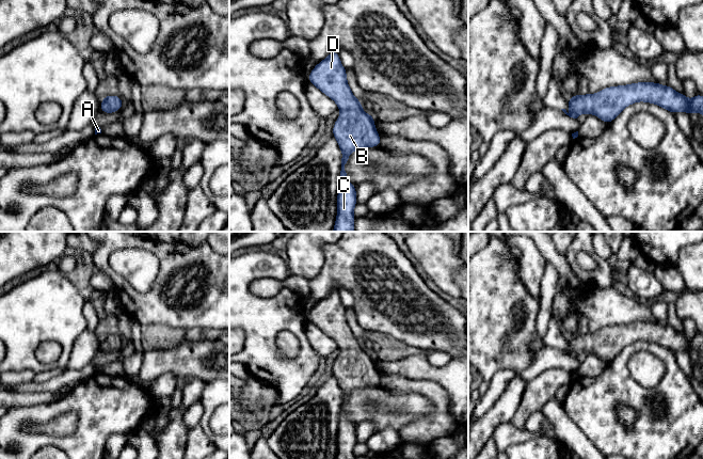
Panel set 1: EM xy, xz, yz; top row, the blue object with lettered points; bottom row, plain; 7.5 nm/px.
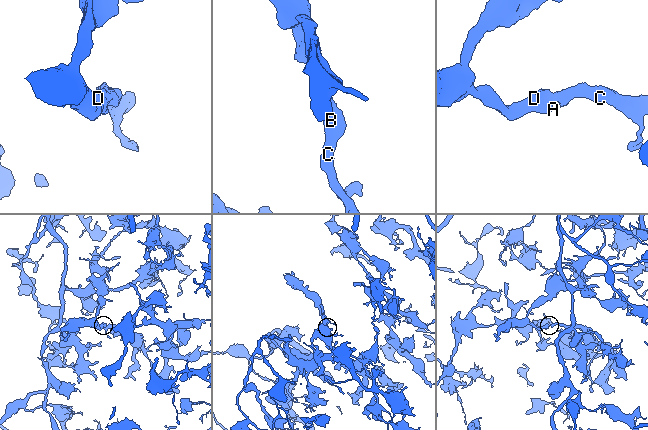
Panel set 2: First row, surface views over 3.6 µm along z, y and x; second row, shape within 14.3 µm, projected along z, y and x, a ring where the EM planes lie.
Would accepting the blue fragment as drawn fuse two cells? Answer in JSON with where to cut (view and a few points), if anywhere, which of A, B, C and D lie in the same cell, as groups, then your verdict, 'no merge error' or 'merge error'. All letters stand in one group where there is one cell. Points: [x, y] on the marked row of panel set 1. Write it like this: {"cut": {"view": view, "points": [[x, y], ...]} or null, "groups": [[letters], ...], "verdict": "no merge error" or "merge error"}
{"cut": null, "groups": [["A", "B", "C", "D"]], "verdict": "no merge error"}

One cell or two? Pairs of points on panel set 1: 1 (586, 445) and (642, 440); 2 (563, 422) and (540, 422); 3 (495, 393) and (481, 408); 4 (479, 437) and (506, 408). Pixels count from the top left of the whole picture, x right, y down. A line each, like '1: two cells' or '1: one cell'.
1: two cells
2: two cells
3: one cell
4: one cell

